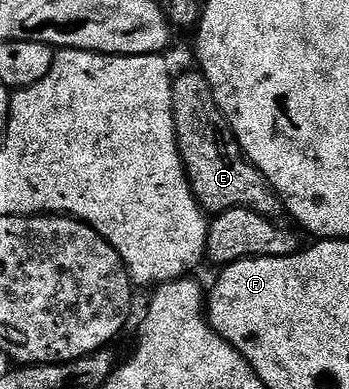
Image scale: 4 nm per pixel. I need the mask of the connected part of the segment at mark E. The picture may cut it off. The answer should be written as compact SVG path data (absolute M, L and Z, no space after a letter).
M201 71L182 72L173 77L172 110L178 139L178 153L186 168L192 194L207 214L247 208L269 220L277 221L280 201L277 192L262 177L261 172L242 154L242 147L222 116L209 82Z

